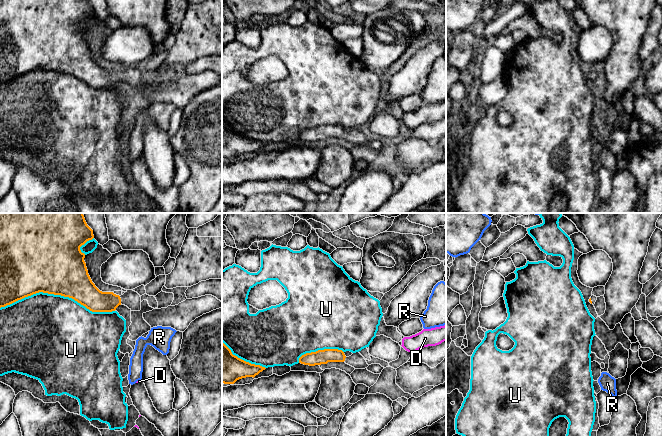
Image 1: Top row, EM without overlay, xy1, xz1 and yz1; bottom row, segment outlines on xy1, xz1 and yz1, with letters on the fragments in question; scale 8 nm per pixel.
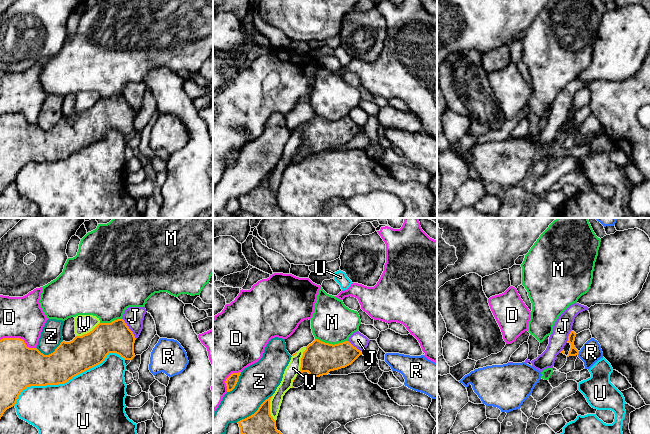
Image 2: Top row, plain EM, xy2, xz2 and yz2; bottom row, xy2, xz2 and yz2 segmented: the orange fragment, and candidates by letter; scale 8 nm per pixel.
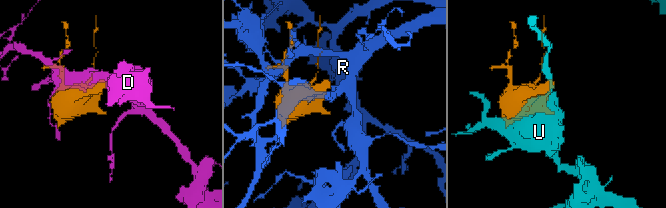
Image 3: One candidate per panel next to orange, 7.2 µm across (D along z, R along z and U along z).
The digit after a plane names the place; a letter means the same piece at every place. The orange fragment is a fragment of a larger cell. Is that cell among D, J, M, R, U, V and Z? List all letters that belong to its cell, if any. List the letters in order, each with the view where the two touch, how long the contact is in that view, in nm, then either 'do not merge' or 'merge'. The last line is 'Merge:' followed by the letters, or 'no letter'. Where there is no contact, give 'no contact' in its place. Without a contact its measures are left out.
D: xy2 | 300 nm | do not merge
J: xy2 | 200 nm | do not merge
M: xz2 | 260 nm | do not merge
R: yz2 | 40 nm | do not merge
U: xy2 | 950 nm | do not merge
V: xz2 | 220 nm | do not merge
Z: xz2 | 380 nm | do not merge
Merge: no letter

